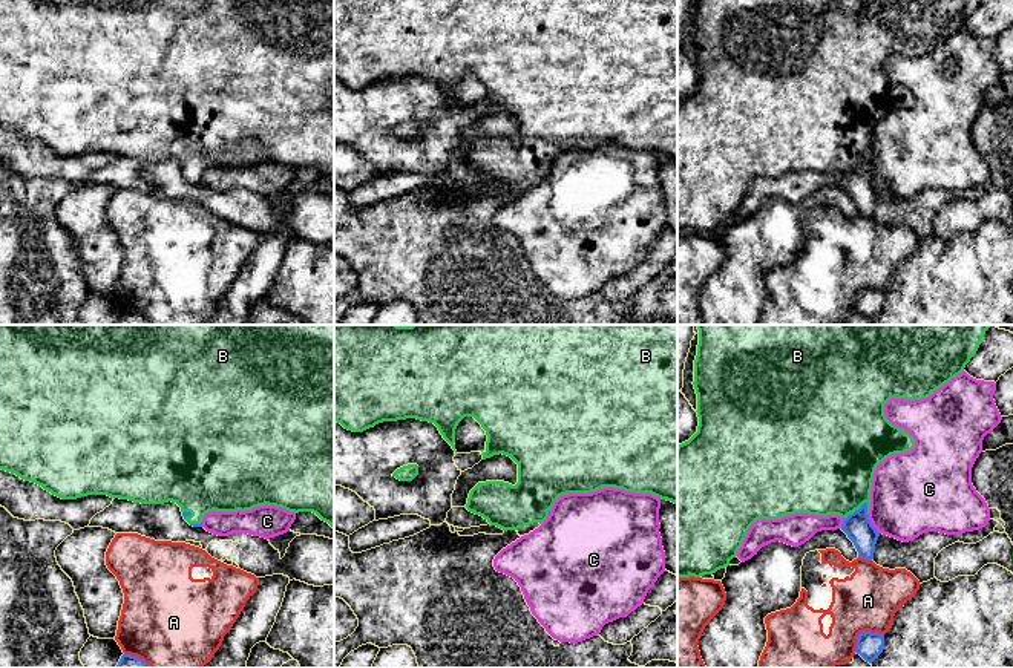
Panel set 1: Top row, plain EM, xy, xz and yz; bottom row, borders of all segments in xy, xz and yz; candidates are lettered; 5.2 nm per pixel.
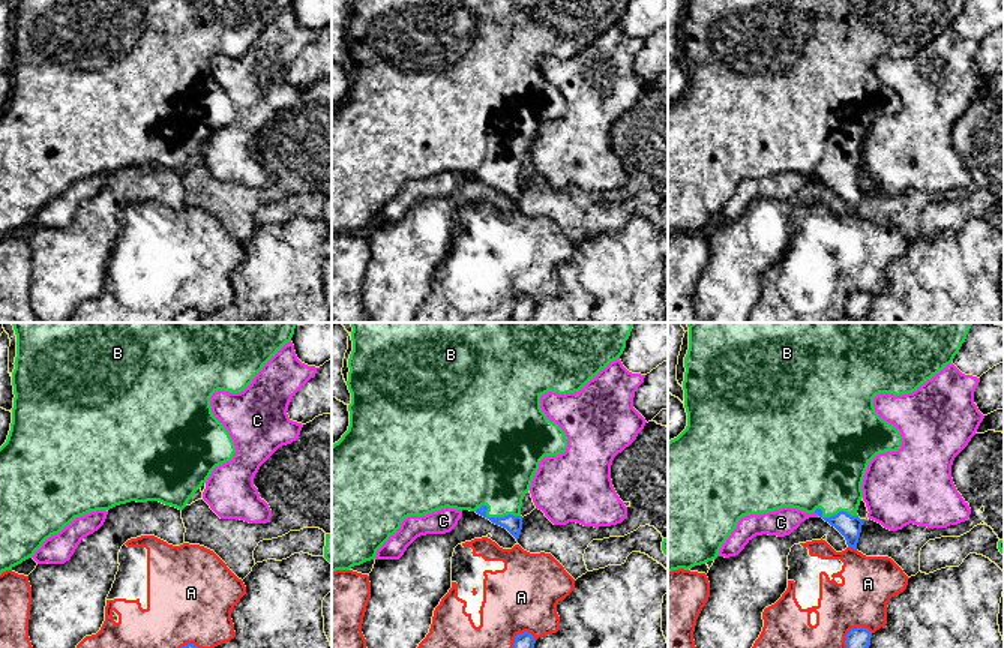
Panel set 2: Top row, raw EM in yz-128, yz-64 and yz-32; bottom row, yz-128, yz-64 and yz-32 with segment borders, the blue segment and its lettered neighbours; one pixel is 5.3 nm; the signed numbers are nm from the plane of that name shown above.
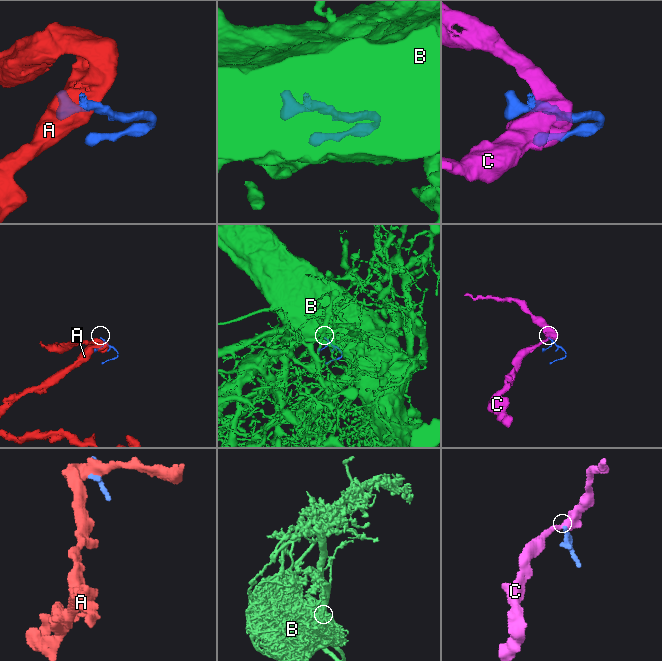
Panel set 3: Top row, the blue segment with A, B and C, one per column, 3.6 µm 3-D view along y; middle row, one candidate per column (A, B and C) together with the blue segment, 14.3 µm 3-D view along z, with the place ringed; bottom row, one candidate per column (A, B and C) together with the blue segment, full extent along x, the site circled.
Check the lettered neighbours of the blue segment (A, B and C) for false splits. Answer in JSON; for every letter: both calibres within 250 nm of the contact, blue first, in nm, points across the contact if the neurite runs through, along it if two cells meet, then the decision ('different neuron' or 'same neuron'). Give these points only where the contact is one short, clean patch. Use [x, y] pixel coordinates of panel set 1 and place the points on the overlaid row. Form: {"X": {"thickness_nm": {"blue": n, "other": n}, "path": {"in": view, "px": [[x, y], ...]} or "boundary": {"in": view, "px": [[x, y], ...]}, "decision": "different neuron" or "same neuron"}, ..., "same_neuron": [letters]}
{"A": {"thickness_nm": {"blue": 140, "other": 320}, "decision": "different neuron"}, "B": {"thickness_nm": {"blue": 150, "other": 440}, "path": {"in": "yz", "px": [[857, 526], [858, 509], [828, 472]]}, "decision": "same neuron"}, "C": {"thickness_nm": {"blue": 150, "other": 400}, "decision": "different neuron"}, "same_neuron": ["B"]}

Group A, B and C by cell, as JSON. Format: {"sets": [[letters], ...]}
{"sets": [["A"], ["B"], ["C"]]}

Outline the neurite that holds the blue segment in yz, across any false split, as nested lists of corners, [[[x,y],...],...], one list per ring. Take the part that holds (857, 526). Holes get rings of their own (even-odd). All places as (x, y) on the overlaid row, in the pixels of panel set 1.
[[[696,325],[699,329],[694,360],[694,389],[697,394],[697,432],[677,446],[677,579],[713,575],[729,565],[757,519],[780,519],[786,515],[809,513],[818,516],[838,515],[844,521],[841,530],[854,542],[858,556],[874,559],[880,533],[869,519],[870,490],[875,469],[895,454],[910,452],[915,438],[892,424],[884,415],[890,398],[923,400],[959,375],[976,354],[985,331],[992,325]]]

